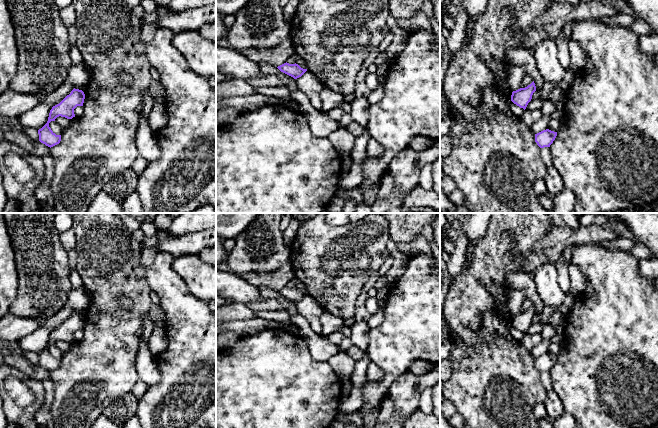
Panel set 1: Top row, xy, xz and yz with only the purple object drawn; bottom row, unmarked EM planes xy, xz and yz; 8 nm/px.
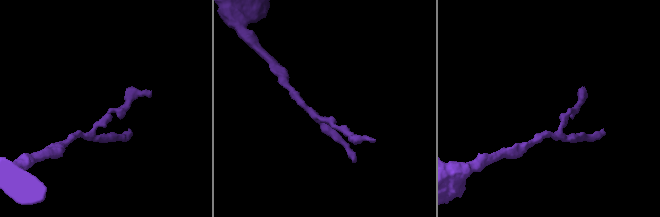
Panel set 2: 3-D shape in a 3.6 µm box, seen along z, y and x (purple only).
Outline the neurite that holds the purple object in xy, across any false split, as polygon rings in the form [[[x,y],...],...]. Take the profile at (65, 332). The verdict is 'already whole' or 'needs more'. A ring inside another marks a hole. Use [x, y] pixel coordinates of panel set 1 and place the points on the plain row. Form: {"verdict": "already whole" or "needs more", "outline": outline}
{"verdict": "already whole", "outline": [[[74,312],[59,328],[53,330],[50,334],[47,347],[38,354],[39,365],[50,372],[59,368],[61,359],[56,359],[49,351],[49,347],[55,345],[59,340],[67,343],[75,341],[74,333],[77,330],[83,330],[84,323],[84,316]]]}

